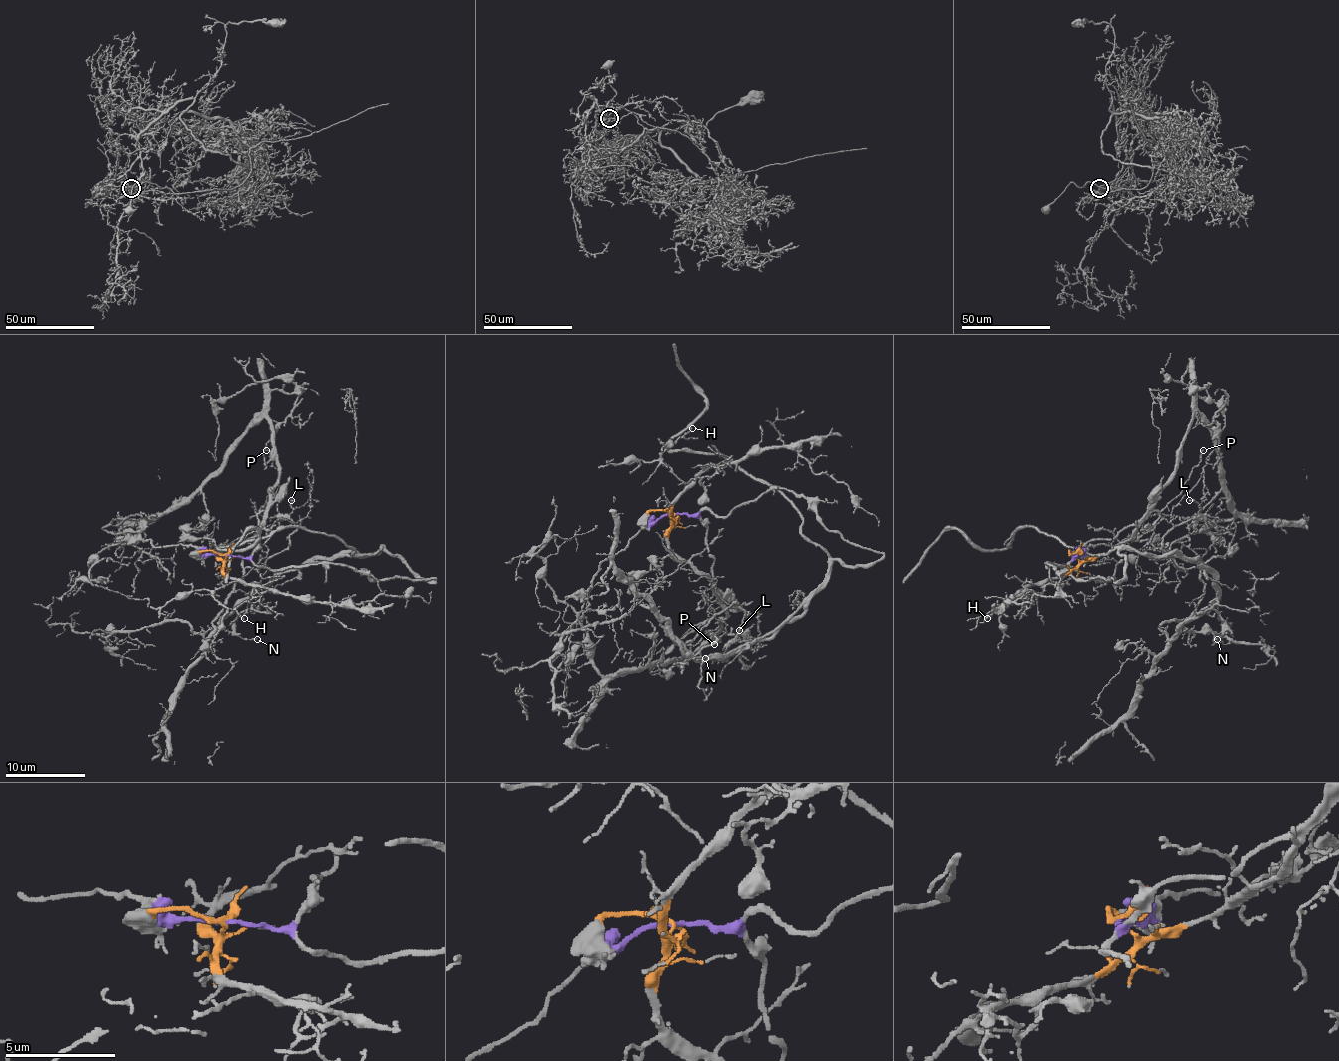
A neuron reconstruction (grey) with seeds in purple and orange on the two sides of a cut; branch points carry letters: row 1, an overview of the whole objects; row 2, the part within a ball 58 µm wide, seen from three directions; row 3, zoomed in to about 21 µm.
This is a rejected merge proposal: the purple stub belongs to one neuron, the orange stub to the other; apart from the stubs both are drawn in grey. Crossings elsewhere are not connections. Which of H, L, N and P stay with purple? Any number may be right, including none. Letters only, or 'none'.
L, N

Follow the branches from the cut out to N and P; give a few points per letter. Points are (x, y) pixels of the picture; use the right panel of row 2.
N: (1073, 555), (1075, 569), (1047, 563), (1115, 581), (1121, 549), (1182, 555), (1210, 573), (1216, 639)
P: (1073, 555), (1089, 561), (1129, 541), (1148, 515), (1164, 507), (1182, 491), (1202, 449)

